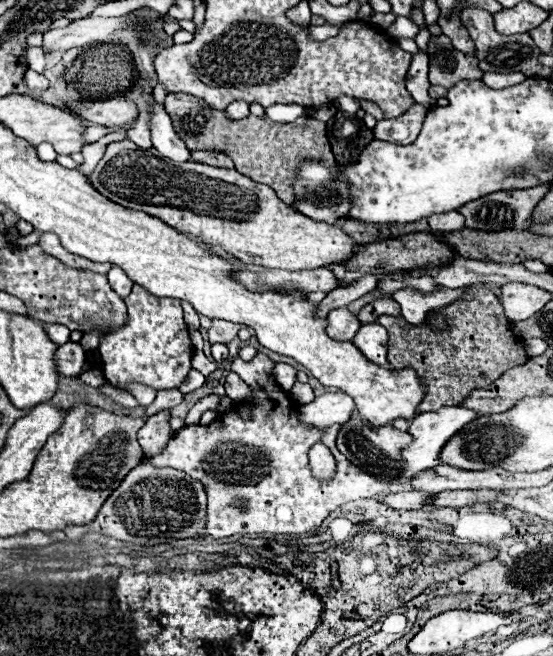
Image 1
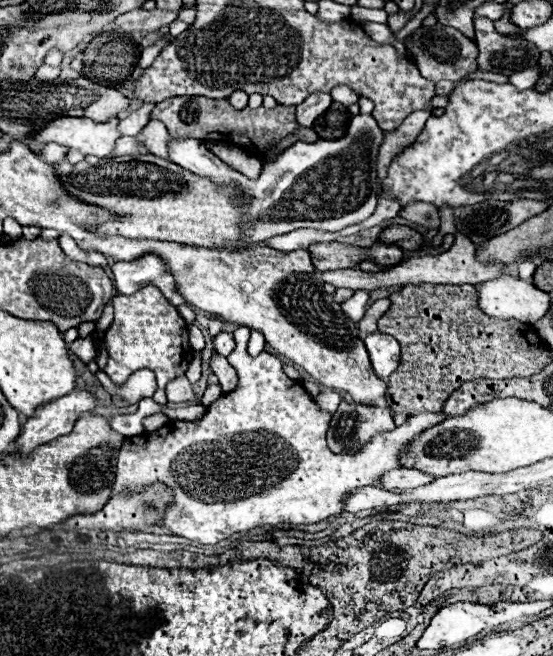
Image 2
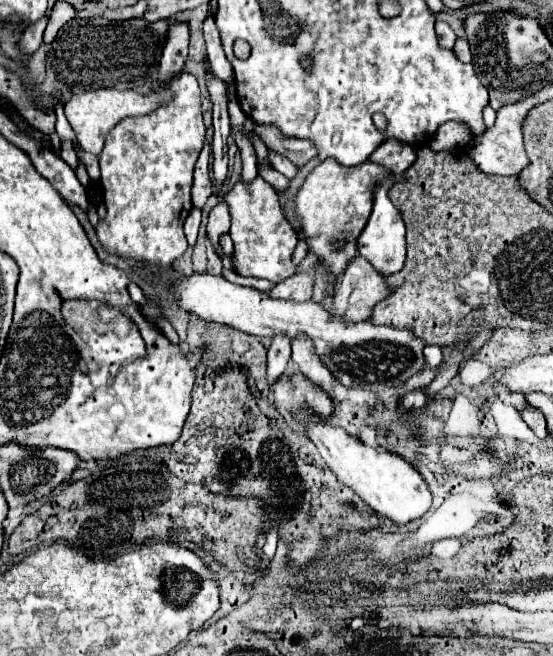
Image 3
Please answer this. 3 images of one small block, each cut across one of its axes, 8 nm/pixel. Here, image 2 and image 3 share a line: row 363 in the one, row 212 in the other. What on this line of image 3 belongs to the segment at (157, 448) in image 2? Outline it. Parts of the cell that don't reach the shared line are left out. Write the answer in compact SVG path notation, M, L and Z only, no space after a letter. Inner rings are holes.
M258 176L248 186L236 182L236 186L224 196L224 200L232 216L230 236L234 242L232 260L234 260L236 274L266 278L270 282L282 282L294 276L296 266L292 264L292 254L298 244L298 236L294 228L286 222L274 188Z

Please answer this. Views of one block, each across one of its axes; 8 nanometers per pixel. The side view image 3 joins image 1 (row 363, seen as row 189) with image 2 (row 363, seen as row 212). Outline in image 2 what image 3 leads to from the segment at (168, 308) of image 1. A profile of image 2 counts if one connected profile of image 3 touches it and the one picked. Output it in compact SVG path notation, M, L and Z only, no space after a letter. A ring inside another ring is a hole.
M142 288L134 292L134 296L118 294L114 298L114 322L104 336L104 344L108 346L108 354L110 354L108 364L104 366L108 378L116 386L122 386L136 370L142 368L154 370L158 380L158 390L154 394L154 400L158 404L166 404L166 394L164 394L166 384L182 376L194 356L194 350L188 344L186 322L182 320L178 310L164 300L158 288Z

